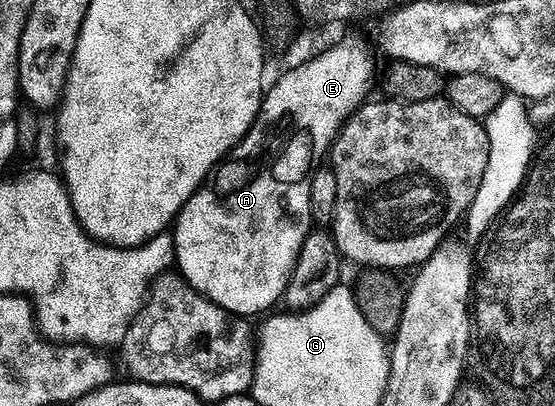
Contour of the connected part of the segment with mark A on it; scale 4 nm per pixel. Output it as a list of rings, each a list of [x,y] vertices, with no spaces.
[[[257,114],[248,133],[239,141],[243,149],[235,146],[233,158],[222,162],[214,170],[209,183],[204,184],[181,207],[173,222],[173,248],[175,265],[184,281],[189,285],[201,287],[203,296],[215,305],[221,306],[228,315],[250,318],[251,313],[266,314],[271,304],[282,298],[287,289],[287,281],[291,277],[293,267],[297,263],[297,255],[301,251],[301,243],[309,240],[313,222],[310,213],[310,181],[307,173],[303,177],[275,177],[275,161],[279,161],[279,153],[275,153],[275,129],[271,129],[271,121]]]

